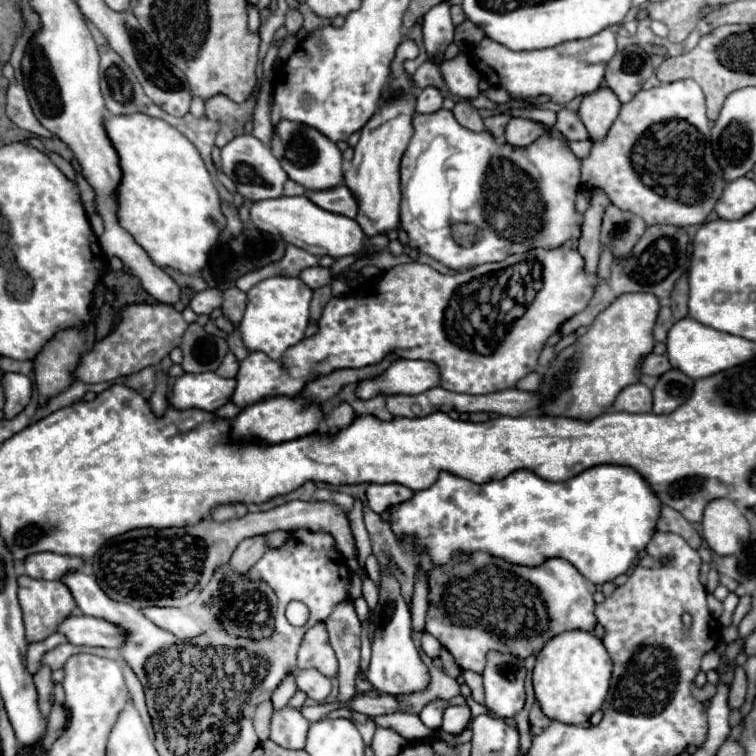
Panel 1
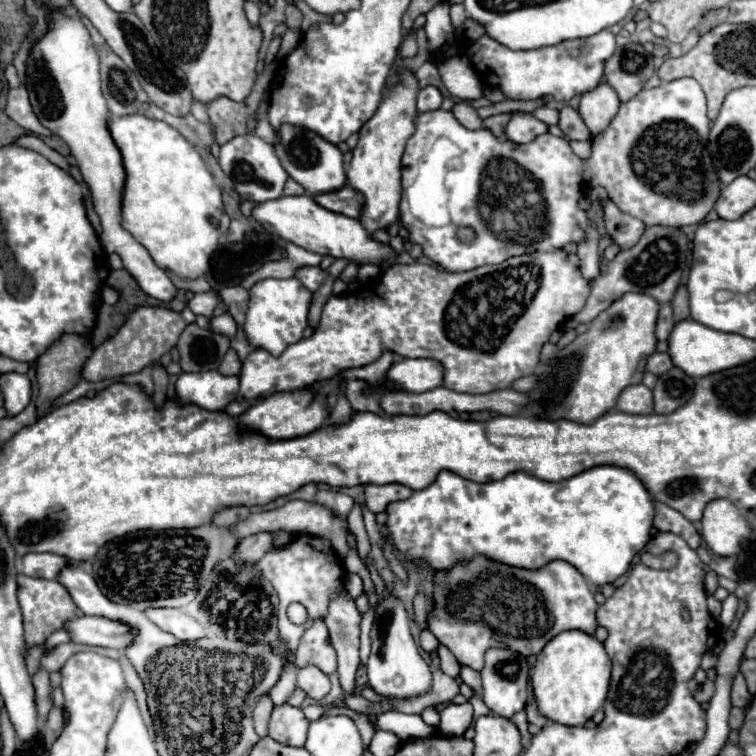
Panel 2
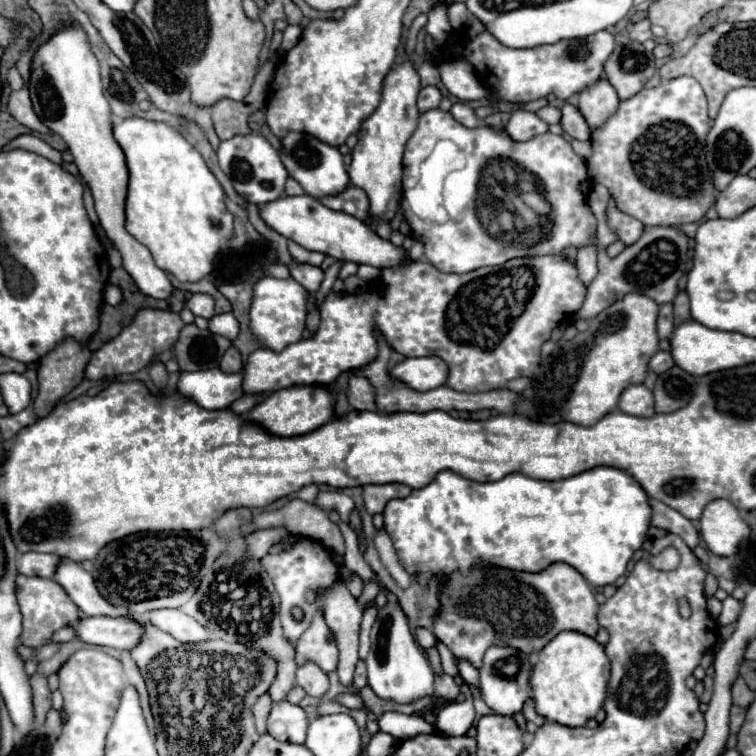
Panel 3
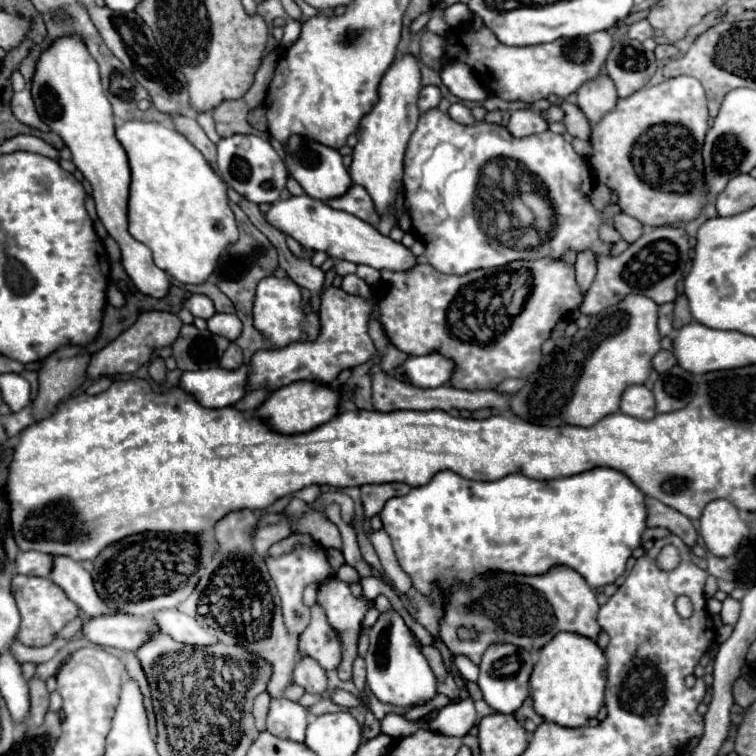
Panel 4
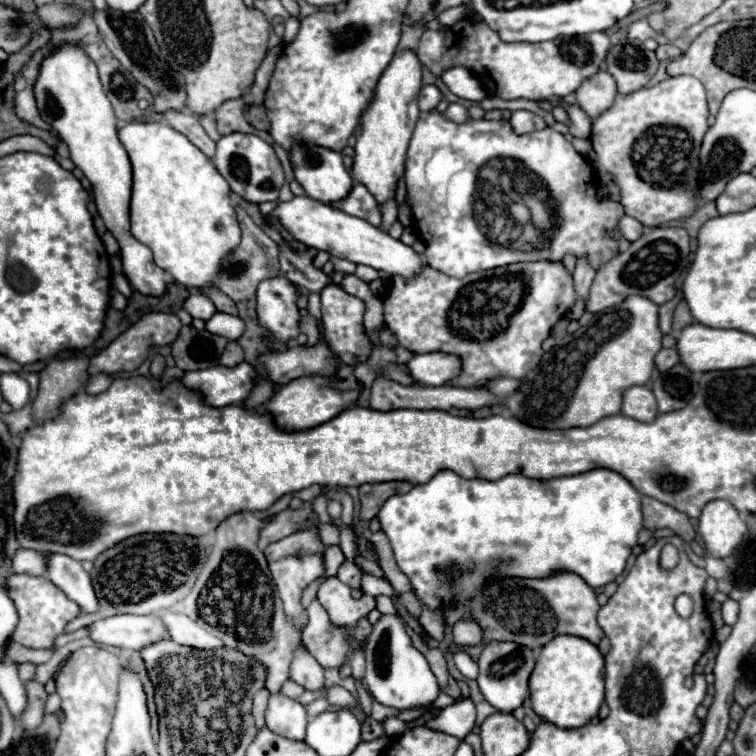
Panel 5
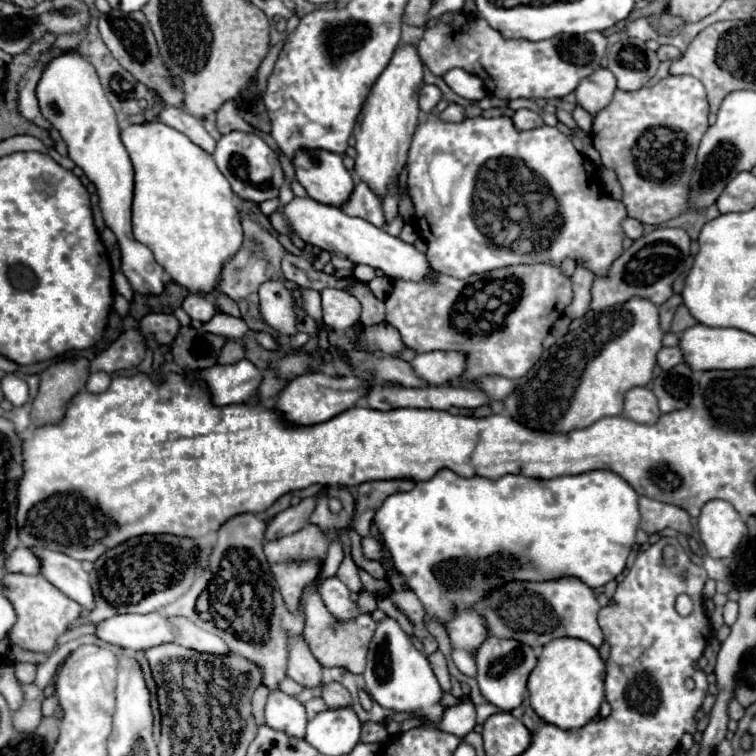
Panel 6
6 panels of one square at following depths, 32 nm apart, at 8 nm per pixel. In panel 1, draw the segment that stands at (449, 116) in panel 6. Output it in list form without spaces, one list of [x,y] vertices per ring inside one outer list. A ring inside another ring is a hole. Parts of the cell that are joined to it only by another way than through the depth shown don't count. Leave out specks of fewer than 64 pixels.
[[[466,100],[458,102],[458,104],[454,106],[452,114],[454,114],[454,118],[456,118],[464,128],[468,128],[468,130],[474,130],[474,132],[486,130],[484,124],[482,124],[482,118],[480,118],[480,114],[478,114],[478,110],[476,110],[470,102],[466,102]]]

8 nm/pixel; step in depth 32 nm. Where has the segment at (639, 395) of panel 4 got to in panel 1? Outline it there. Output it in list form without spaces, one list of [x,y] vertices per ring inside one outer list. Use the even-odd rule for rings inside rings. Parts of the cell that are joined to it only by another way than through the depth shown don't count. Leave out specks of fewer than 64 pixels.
[[[642,382],[626,386],[618,394],[618,398],[614,402],[614,410],[618,410],[618,412],[630,412],[630,414],[652,412],[652,390],[646,388]]]

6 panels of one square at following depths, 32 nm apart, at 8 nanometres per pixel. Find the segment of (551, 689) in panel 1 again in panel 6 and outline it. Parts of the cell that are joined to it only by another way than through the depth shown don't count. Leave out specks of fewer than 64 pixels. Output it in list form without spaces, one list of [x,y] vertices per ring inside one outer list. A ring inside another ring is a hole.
[[[556,638],[542,648],[536,668],[528,676],[530,706],[548,724],[562,730],[582,728],[598,716],[604,700],[606,666],[598,650],[578,638]]]

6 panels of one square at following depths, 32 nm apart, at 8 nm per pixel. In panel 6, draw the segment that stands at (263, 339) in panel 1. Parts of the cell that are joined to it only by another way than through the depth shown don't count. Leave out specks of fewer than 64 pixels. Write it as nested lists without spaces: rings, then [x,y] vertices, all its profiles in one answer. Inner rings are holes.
[[[268,280],[260,286],[260,314],[280,334],[296,334],[294,298],[282,280]]]

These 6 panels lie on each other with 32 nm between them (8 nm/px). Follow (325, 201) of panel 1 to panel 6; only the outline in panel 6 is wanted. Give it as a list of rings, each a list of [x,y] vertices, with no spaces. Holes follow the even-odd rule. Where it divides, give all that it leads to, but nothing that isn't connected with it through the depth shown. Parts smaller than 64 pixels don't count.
[[[358,182],[350,200],[342,206],[342,210],[348,216],[358,216],[368,220],[370,224],[384,228],[386,220],[384,220],[384,210],[382,210],[382,200],[376,196],[376,192],[372,192],[372,188],[368,188],[368,184]]]

